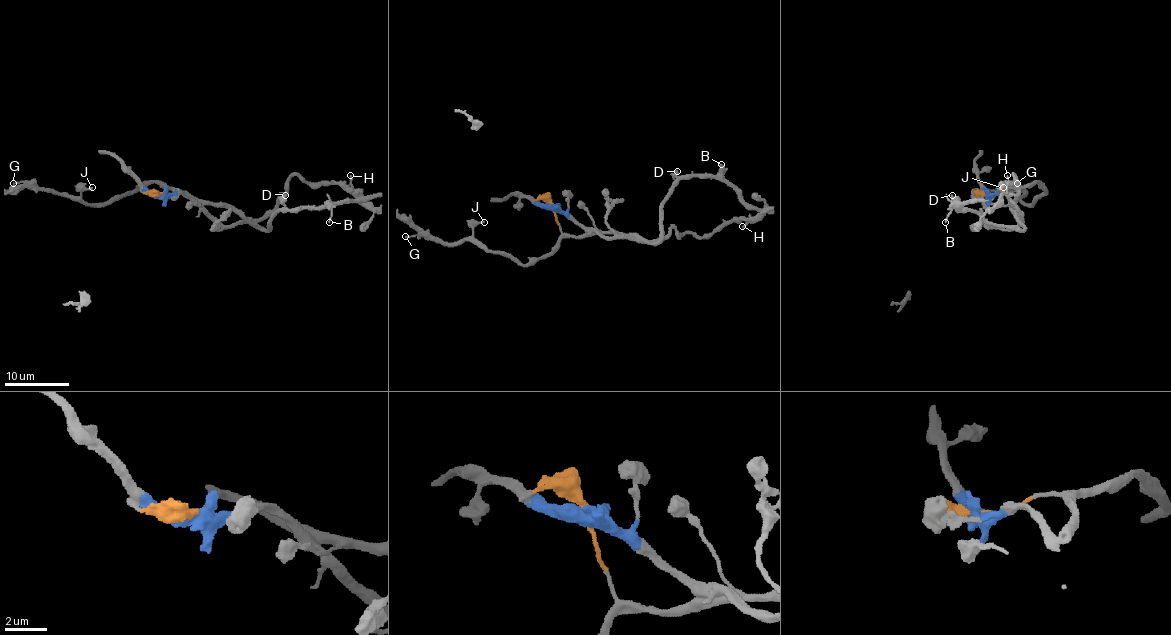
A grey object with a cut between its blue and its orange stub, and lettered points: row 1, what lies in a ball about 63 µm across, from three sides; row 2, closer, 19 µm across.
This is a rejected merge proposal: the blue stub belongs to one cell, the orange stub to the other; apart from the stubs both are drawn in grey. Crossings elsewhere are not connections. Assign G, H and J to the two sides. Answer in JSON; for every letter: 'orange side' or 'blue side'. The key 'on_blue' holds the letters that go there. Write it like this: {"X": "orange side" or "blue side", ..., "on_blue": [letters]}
{"G": "orange side", "H": "blue side", "J": "orange side", "on_blue": ["H"]}

